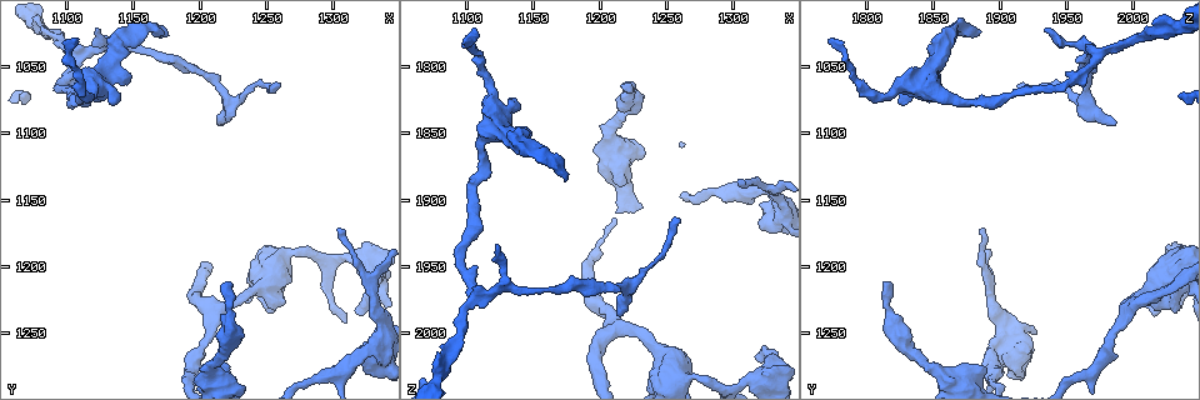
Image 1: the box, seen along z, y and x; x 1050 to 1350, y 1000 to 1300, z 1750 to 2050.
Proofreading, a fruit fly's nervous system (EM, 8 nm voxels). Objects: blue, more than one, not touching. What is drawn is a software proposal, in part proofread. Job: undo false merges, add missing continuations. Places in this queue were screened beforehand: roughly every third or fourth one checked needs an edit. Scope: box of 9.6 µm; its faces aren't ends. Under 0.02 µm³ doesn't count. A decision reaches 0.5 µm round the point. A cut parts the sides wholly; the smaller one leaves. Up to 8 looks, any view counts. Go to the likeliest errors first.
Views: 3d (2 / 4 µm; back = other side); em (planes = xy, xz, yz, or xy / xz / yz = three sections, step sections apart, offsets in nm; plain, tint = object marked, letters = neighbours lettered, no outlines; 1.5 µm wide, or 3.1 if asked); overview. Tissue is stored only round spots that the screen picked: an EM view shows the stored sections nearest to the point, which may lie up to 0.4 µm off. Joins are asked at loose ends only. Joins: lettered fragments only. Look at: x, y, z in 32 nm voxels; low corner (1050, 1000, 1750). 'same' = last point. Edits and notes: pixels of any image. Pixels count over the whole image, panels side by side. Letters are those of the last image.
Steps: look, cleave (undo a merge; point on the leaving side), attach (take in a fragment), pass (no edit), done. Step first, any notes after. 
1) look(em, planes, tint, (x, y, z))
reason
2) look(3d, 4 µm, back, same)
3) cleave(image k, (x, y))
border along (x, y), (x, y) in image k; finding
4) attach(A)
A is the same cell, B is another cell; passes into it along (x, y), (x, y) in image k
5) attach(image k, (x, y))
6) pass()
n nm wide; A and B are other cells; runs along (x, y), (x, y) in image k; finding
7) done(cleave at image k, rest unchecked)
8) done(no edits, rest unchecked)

look(em, yz, step 8, tint, (1222, 1212, 1812))
end of a long branch

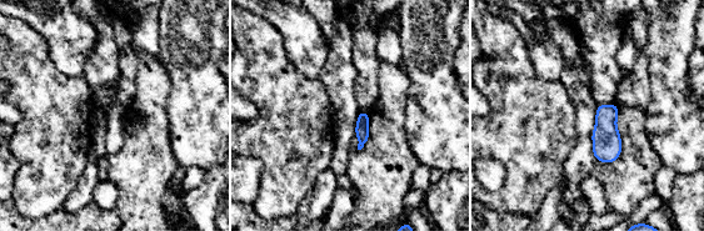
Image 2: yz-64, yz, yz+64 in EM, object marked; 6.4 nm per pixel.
look(em, planes, letters, same)
another direction

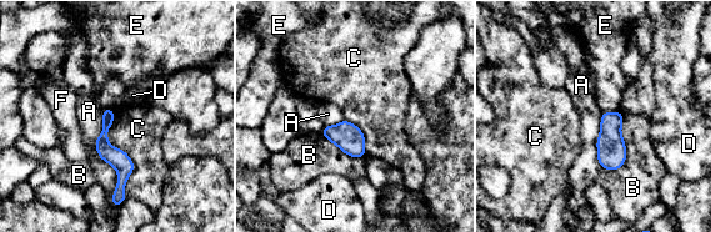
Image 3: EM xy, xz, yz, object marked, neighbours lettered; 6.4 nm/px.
pass()
A, B, C, D, E and F are other cells; runs along (105, 112), (104, 147), (121, 165), (121, 187) in image 3; none of them fits

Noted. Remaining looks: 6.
look(em, planes, letters, (1316, 1232, 2020))
an open end

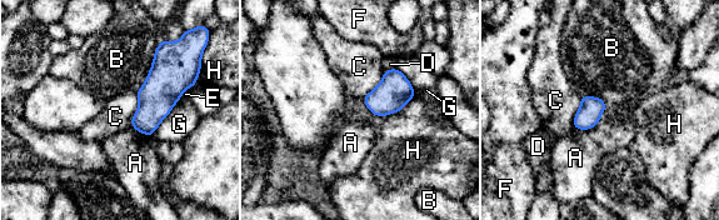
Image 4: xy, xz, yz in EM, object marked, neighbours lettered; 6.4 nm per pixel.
pass()
A, B, C, D, E, F, G and H are other cells; border along (600, 120), (588, 129), (575, 129) in image 4; no lettered fragment goes on from it

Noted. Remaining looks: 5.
look(3d, 4 µm, (1214, 1094, 1988))
free end

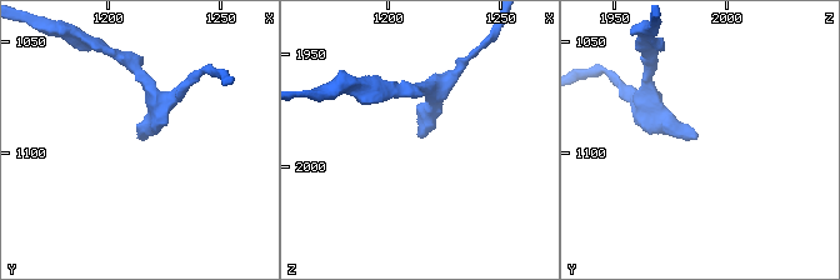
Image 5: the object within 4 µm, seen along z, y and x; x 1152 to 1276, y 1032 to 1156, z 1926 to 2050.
look(em, xz, step 8, letters, (1214, 1094, 1987))
shape alone is not enough

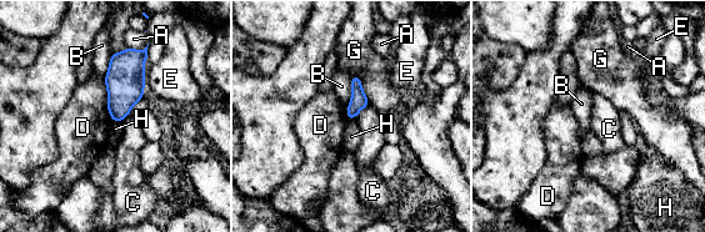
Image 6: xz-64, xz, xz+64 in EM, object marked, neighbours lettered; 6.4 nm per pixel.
look(em, planes, letters, same)
cut it another way

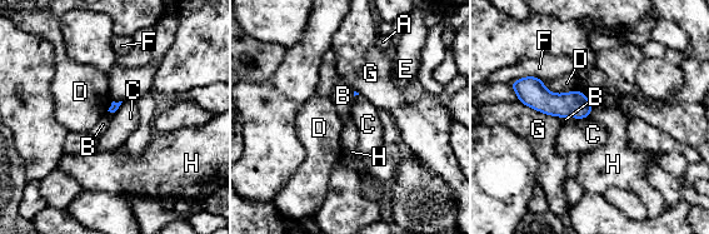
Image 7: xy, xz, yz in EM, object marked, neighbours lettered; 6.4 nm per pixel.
pass()
G touches over 280 nm; A, B, C, D, E, F, G and H are other cells; border along (592, 104), (589, 115) in image 7; none of them fits

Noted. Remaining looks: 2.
done(no edits, rest unchecked)

